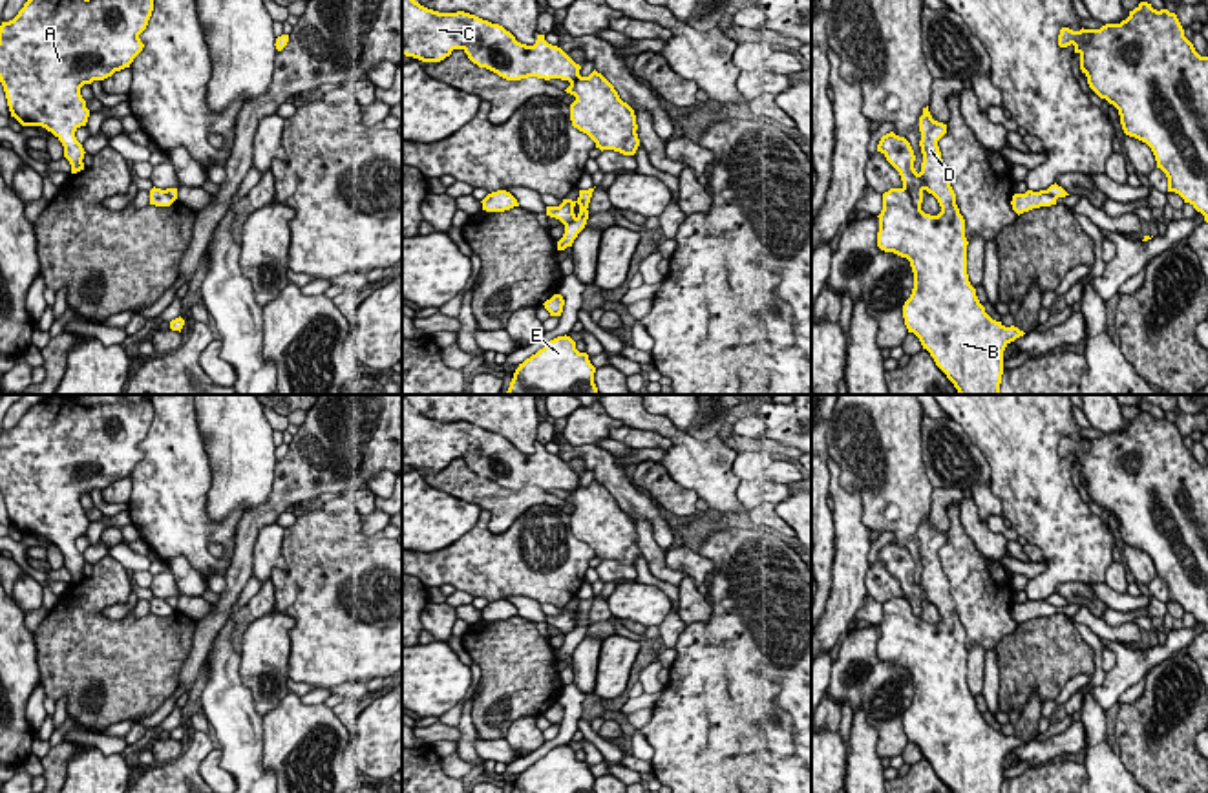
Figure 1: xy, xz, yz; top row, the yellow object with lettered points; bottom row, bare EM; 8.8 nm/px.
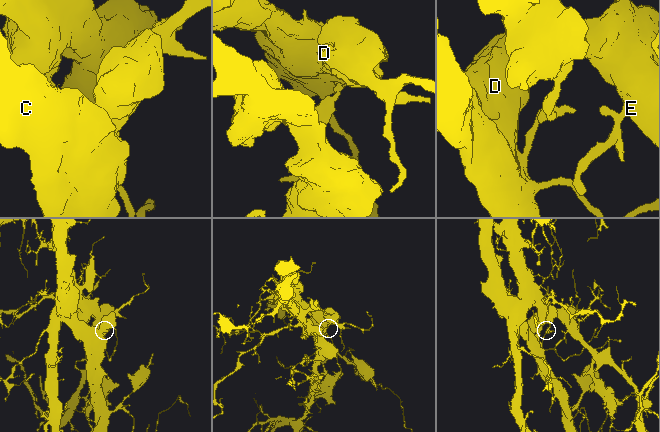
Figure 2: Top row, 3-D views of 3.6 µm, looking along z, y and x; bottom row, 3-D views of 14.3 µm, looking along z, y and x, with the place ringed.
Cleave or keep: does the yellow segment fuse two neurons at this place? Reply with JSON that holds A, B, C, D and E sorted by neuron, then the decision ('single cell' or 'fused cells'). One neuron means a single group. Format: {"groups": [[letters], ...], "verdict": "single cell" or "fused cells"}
{"groups": [["A", "E"], ["B", "C", "D"]], "verdict": "fused cells"}

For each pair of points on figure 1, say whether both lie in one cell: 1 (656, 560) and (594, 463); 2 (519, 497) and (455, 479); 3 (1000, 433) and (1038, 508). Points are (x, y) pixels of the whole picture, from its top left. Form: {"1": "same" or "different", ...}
{"1": "different", "2": "same", "3": "same"}

